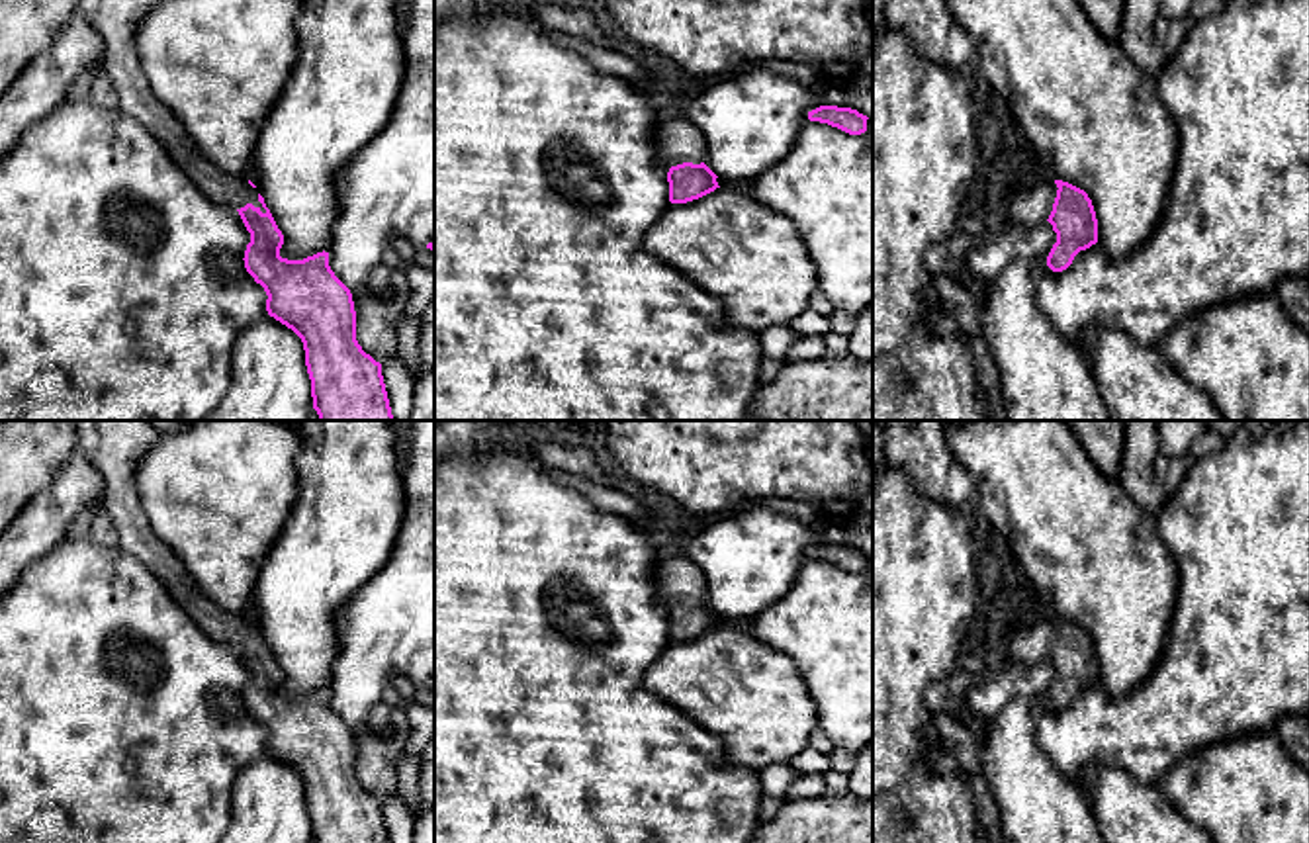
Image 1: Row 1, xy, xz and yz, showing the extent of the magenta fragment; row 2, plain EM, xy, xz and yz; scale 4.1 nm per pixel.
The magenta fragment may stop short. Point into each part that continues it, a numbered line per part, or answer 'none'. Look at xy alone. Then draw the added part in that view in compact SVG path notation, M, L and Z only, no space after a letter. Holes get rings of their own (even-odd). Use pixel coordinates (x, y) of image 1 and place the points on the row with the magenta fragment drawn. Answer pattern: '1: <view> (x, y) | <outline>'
1: xy (114, 20) | M78 0L78 12L102 37L98 70L104 70L117 94L117 110L139 121L215 203L241 209L252 203L262 213L258 190L225 174L188 135L182 121L153 94L135 51L135 29L158 0Z

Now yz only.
1: yz (1032, 206) | M1045 180L1031 188L1021 188L1010 200L1010 213L1014 221L1025 227L1037 227L1047 223L1057 198L1055 180Z

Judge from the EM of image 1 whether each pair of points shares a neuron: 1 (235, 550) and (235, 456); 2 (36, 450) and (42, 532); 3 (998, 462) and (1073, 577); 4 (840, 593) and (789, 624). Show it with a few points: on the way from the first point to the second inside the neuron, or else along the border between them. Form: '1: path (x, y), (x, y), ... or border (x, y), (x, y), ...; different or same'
1: path (229, 527), (229, 480); same
2: border (69, 454), (53, 478), (20, 513); different
3: path (1028, 491), (1071, 534), (1073, 548); same
4: path (828, 605), (809, 624), (801, 624); same

